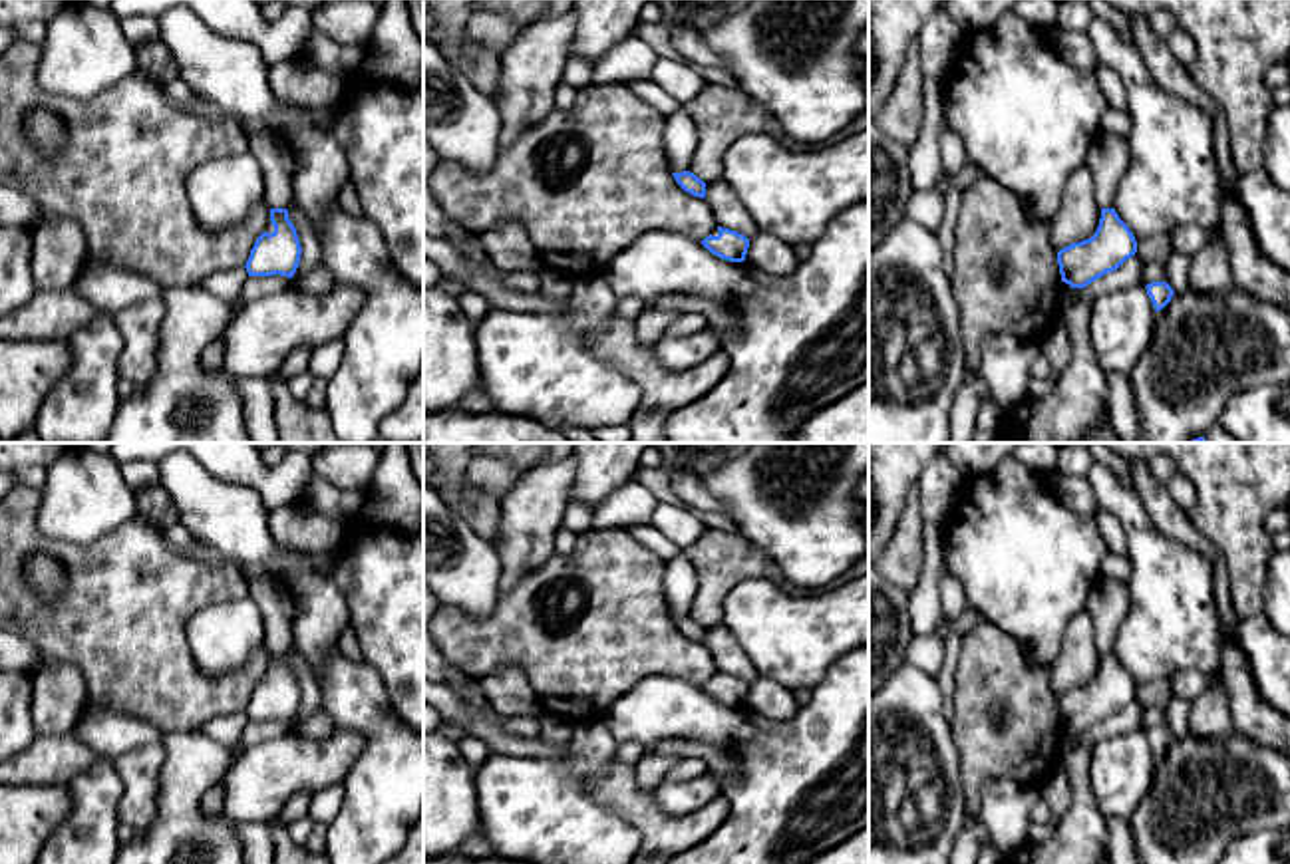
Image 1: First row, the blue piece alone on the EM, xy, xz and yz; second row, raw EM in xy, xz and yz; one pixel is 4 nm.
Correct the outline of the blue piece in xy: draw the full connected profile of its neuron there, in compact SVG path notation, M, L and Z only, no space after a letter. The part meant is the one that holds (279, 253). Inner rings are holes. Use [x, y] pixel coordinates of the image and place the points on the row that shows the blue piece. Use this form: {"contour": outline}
{"contour": "M254 125L248 127L248 153L254 155L262 169L262 201L270 209L270 218L264 232L256 238L244 268L248 276L280 274L292 278L302 254L296 228L286 211L294 201L292 147L276 131Z"}

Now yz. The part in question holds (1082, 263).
{"contour": "M1101 131L1087 149L1085 167L1095 183L1101 218L1095 234L1057 252L1061 282L1085 288L1135 256L1137 240L1113 209L1119 179L1127 169L1127 139Z"}

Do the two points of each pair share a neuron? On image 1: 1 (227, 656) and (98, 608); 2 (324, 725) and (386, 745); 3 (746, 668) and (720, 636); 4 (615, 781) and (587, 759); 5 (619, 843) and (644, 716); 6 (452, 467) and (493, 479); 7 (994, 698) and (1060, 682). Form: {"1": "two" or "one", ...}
{"1": "two", "2": "two", "3": "one", "4": "two", "5": "two", "6": "two", "7": "two"}

